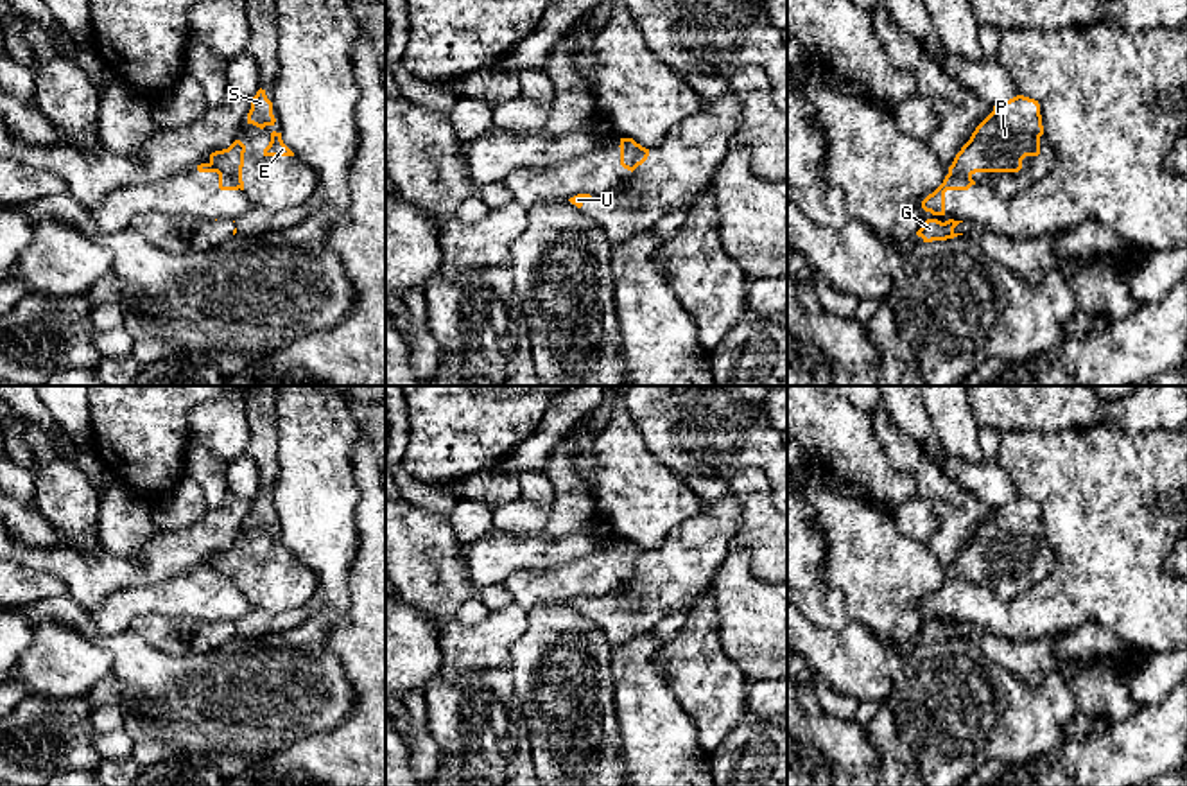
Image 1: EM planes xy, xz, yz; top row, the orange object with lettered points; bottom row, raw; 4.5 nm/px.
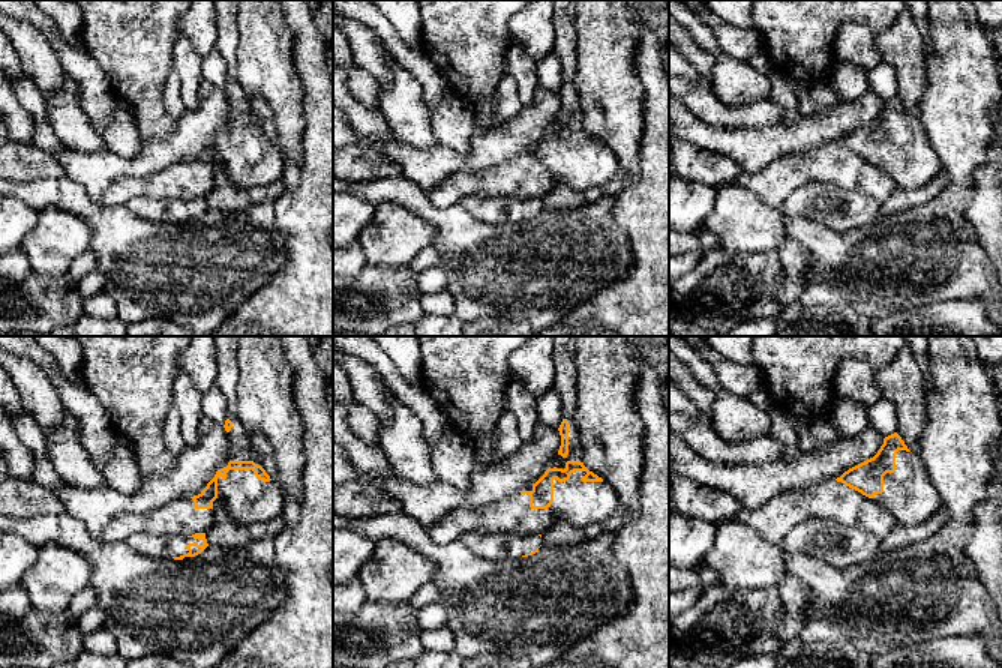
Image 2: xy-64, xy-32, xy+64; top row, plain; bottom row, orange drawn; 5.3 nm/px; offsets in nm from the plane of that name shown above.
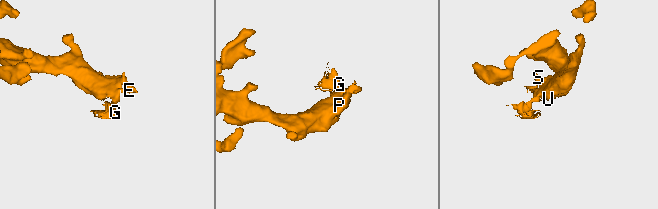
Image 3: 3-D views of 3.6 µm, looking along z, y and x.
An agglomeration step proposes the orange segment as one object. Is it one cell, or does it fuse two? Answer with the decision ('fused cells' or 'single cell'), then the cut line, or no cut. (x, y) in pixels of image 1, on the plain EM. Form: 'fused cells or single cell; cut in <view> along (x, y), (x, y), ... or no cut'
fused cells; cut in xy along (210, 564), (239, 589)

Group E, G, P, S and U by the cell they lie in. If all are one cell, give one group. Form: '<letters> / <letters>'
E P S U / G

